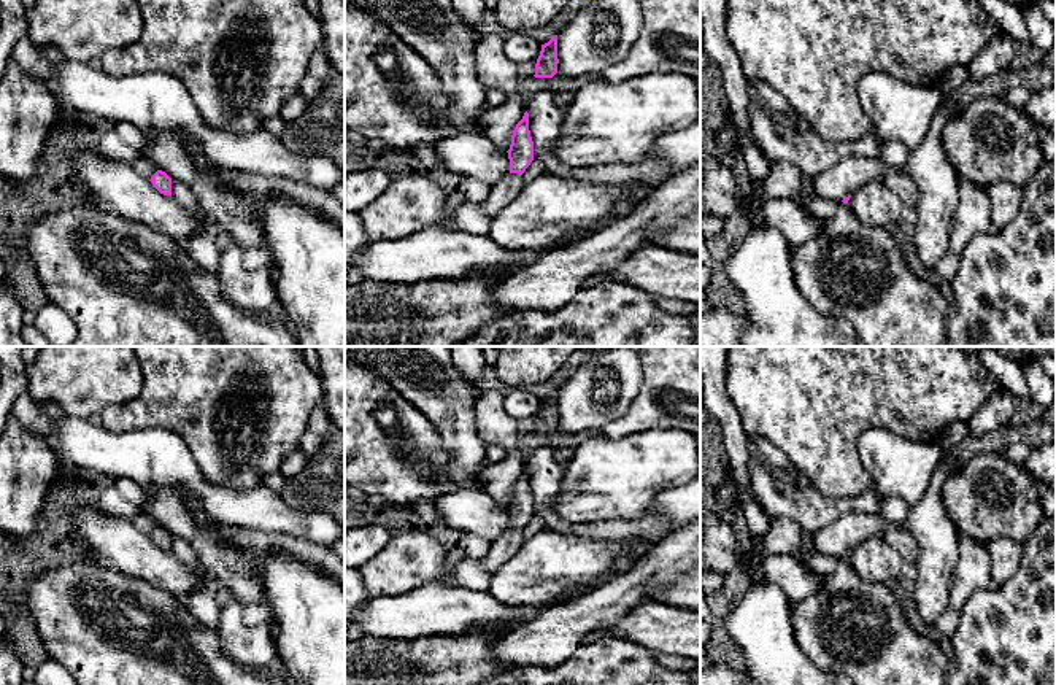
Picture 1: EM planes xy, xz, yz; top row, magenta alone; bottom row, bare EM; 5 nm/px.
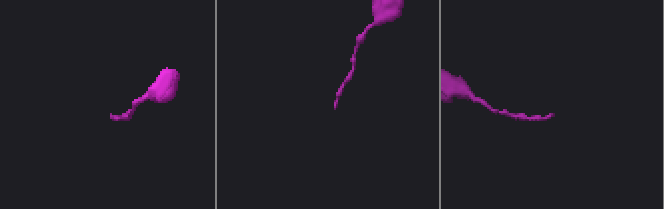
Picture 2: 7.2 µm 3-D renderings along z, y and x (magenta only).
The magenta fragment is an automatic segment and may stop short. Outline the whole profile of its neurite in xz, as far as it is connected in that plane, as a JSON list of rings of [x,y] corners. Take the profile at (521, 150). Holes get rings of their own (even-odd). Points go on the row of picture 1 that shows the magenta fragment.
[[[529,113],[516,124],[508,153],[510,173],[503,176],[484,200],[484,213],[494,219],[499,211],[511,202],[526,186],[522,173],[534,161],[534,141],[529,130]]]

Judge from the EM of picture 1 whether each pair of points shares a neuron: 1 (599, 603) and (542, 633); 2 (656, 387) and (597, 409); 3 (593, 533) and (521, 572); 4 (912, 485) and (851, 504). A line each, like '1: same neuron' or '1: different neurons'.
1: same neuron
2: different neurons
3: different neurons
4: different neurons

